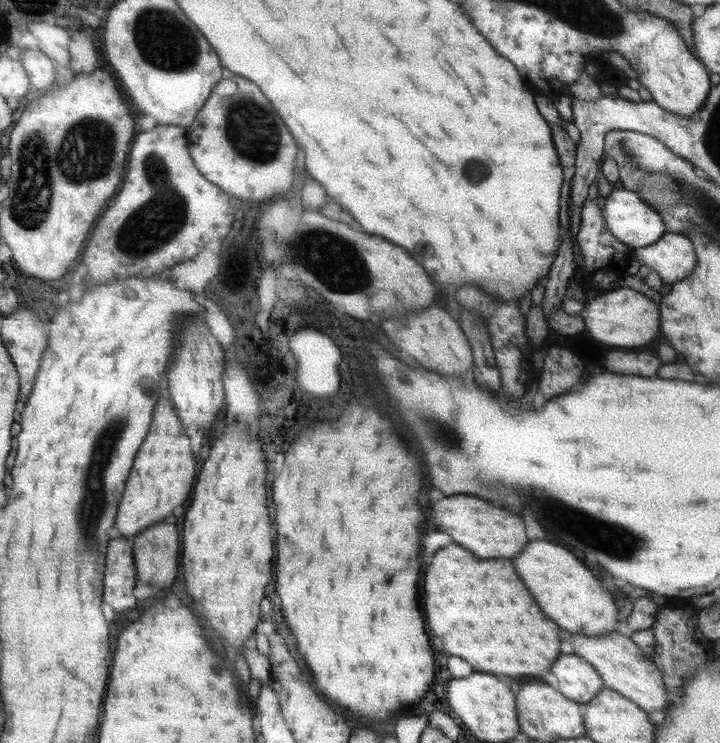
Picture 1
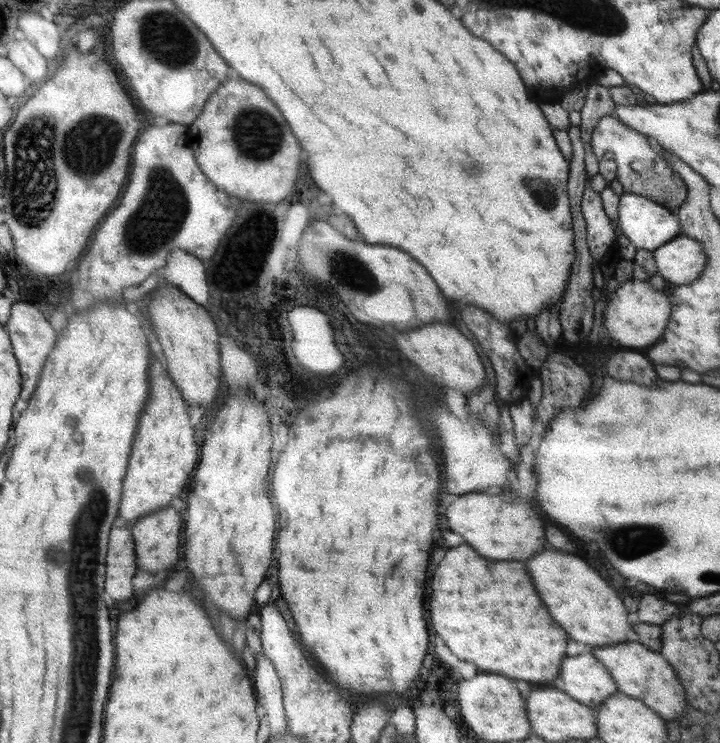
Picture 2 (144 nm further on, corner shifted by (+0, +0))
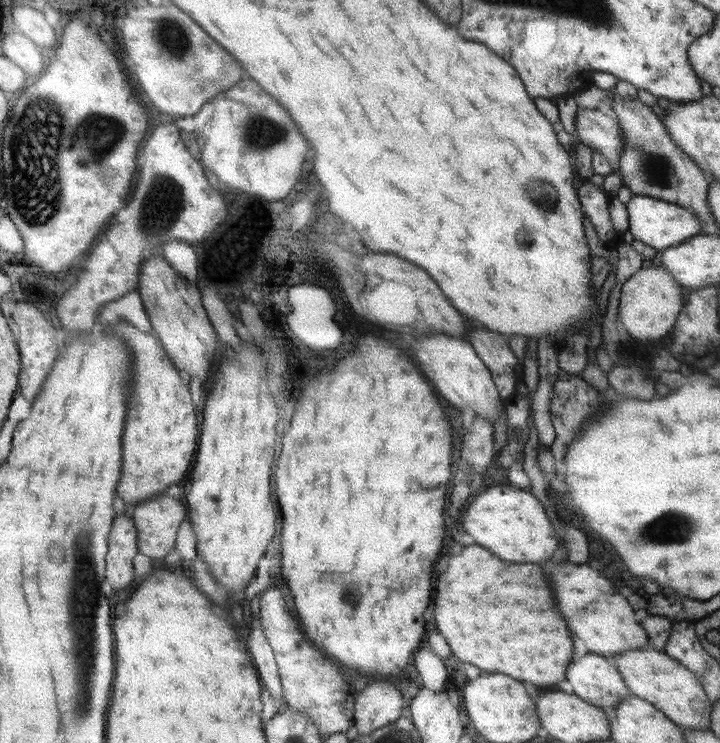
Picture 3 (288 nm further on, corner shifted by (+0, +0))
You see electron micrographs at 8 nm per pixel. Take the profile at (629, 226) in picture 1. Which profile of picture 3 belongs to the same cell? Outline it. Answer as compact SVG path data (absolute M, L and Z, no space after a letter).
M631 196L631 200L627 202L627 214L629 214L629 232L633 234L633 240L641 240L647 246L653 246L657 252L671 246L679 246L681 242L701 234L701 220L693 210L687 210L685 206L671 204L665 200Z

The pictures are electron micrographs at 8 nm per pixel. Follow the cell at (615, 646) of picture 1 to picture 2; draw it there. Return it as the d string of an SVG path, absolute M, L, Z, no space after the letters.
M625 642L625 644L615 644L615 646L603 646L589 650L607 666L611 672L611 678L615 680L615 686L619 686L619 692L641 700L651 708L655 714L659 714L663 720L675 720L683 716L683 708L689 704L685 698L685 686L681 686L679 678L675 676L673 666L655 650L649 650L647 646L639 642Z

